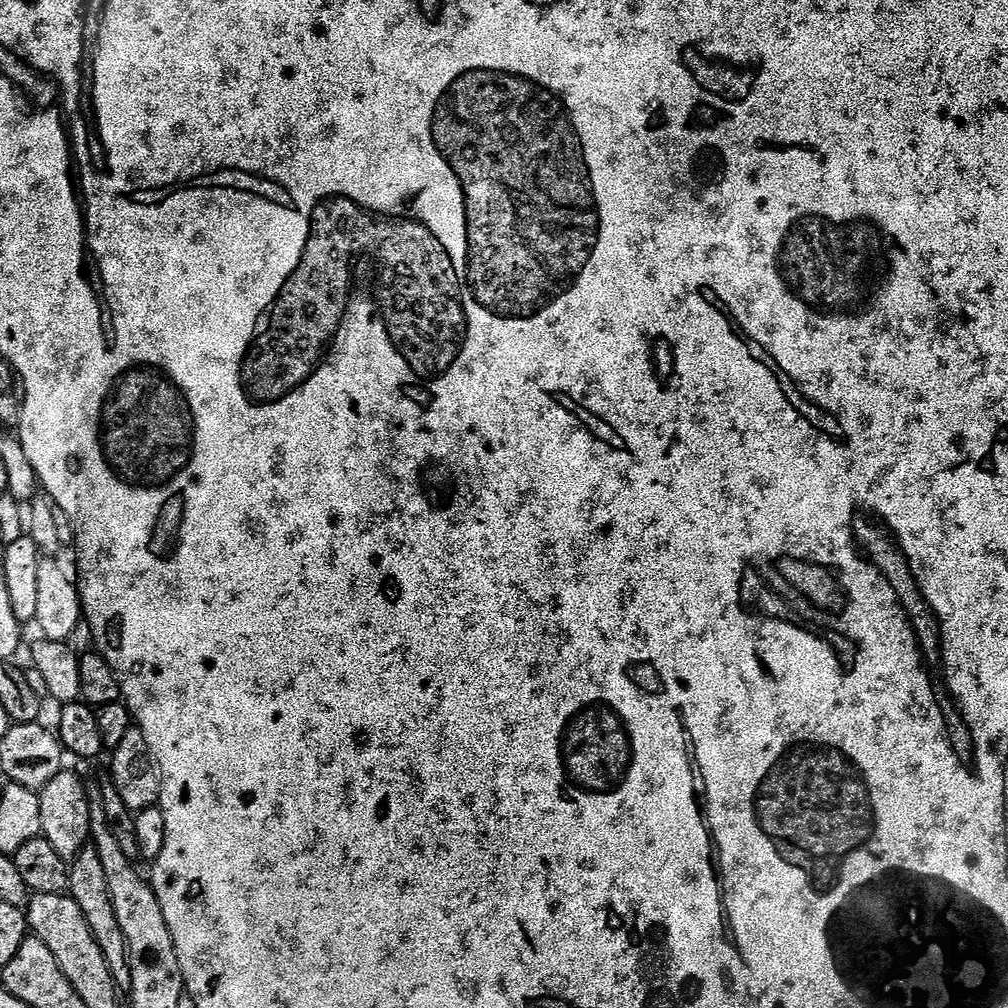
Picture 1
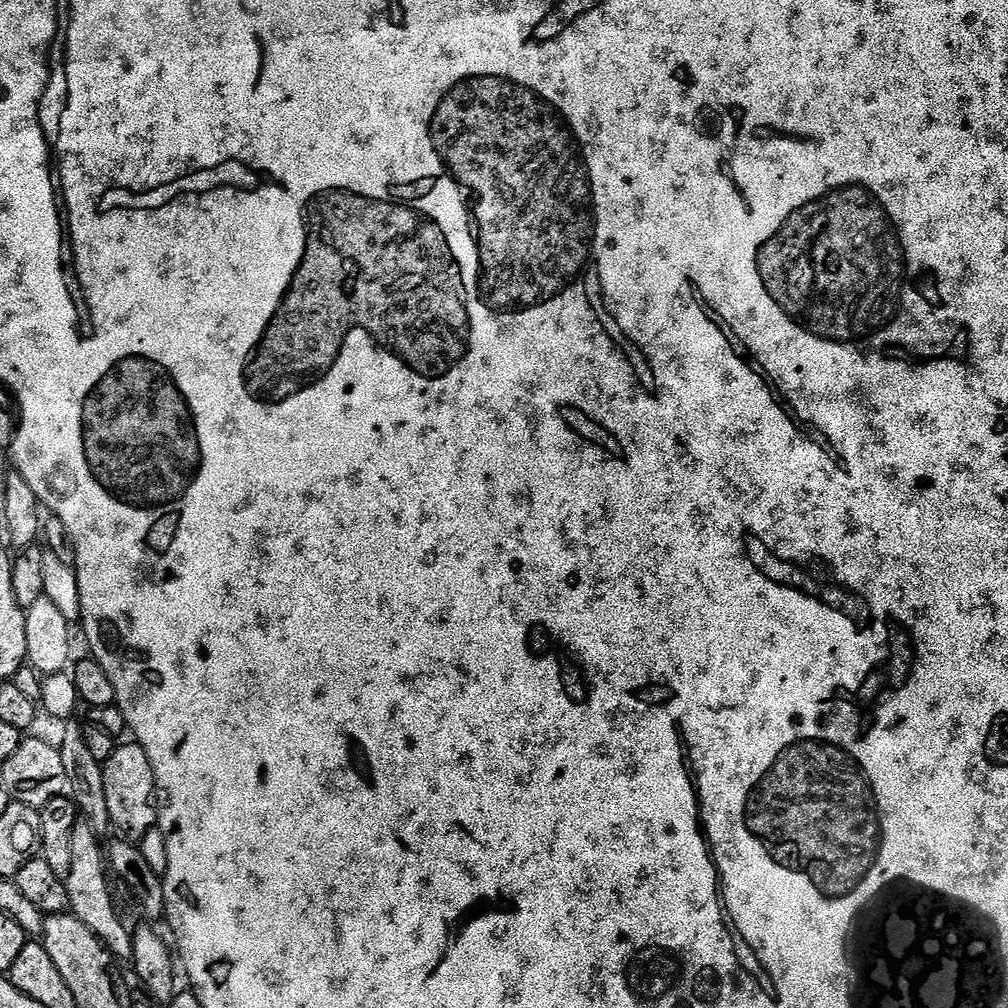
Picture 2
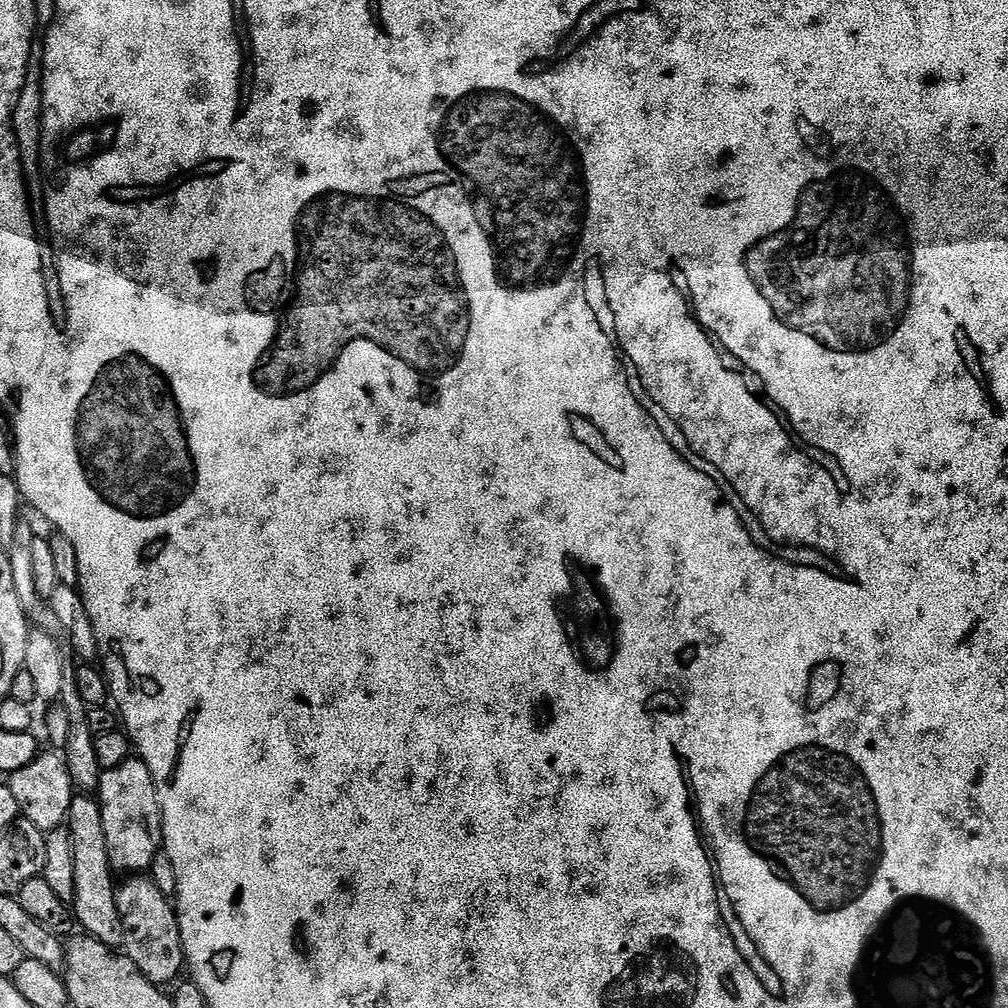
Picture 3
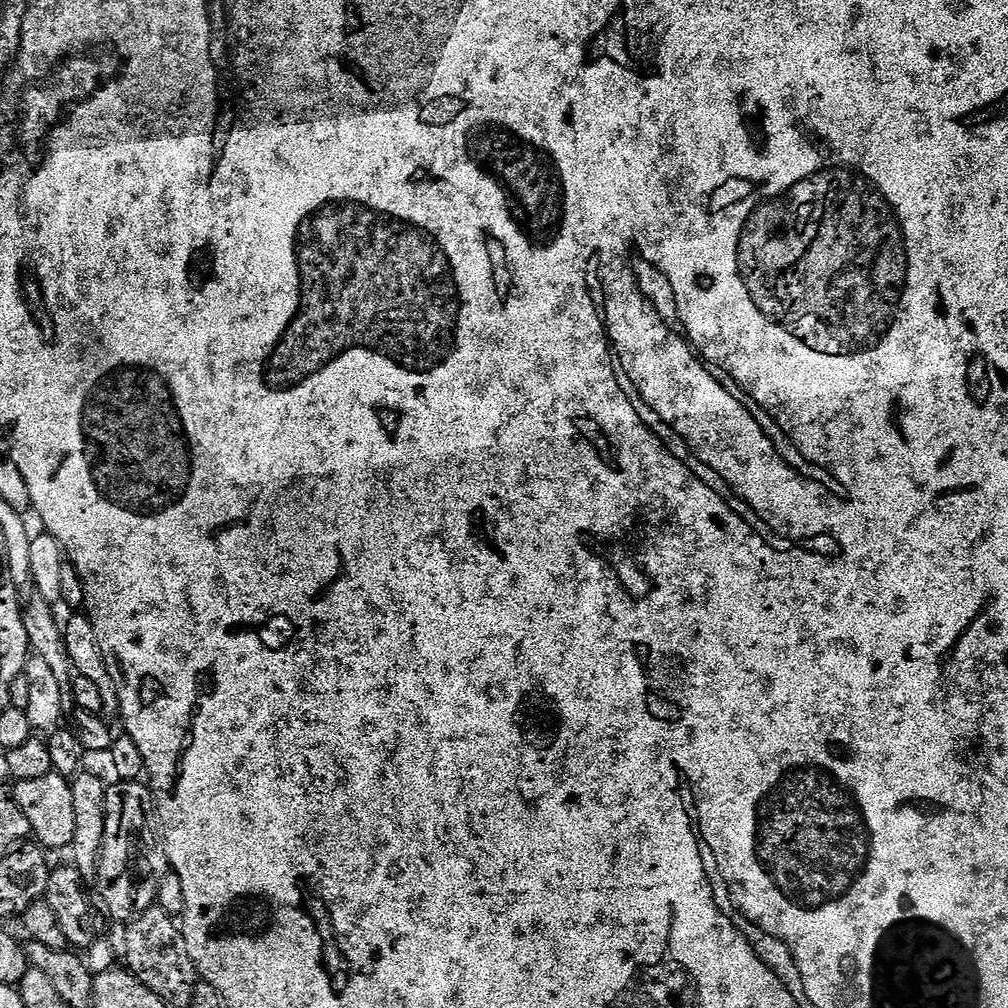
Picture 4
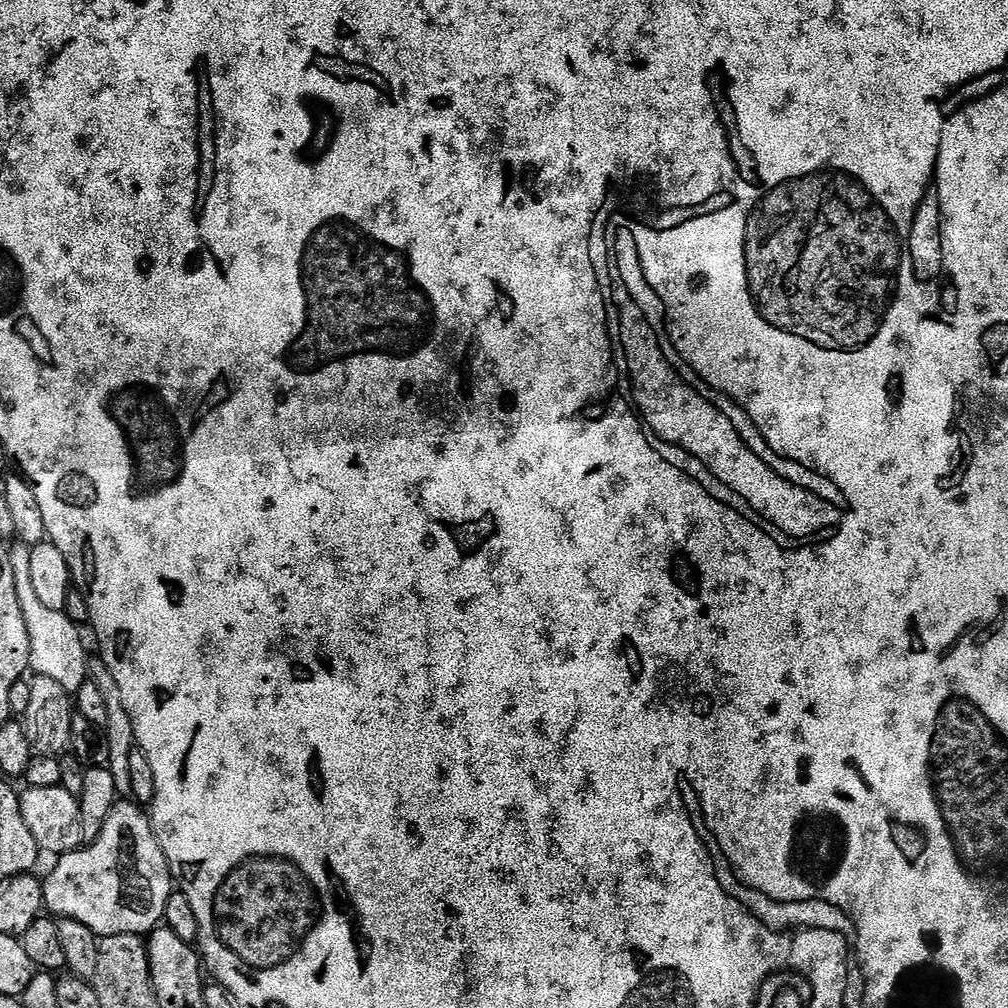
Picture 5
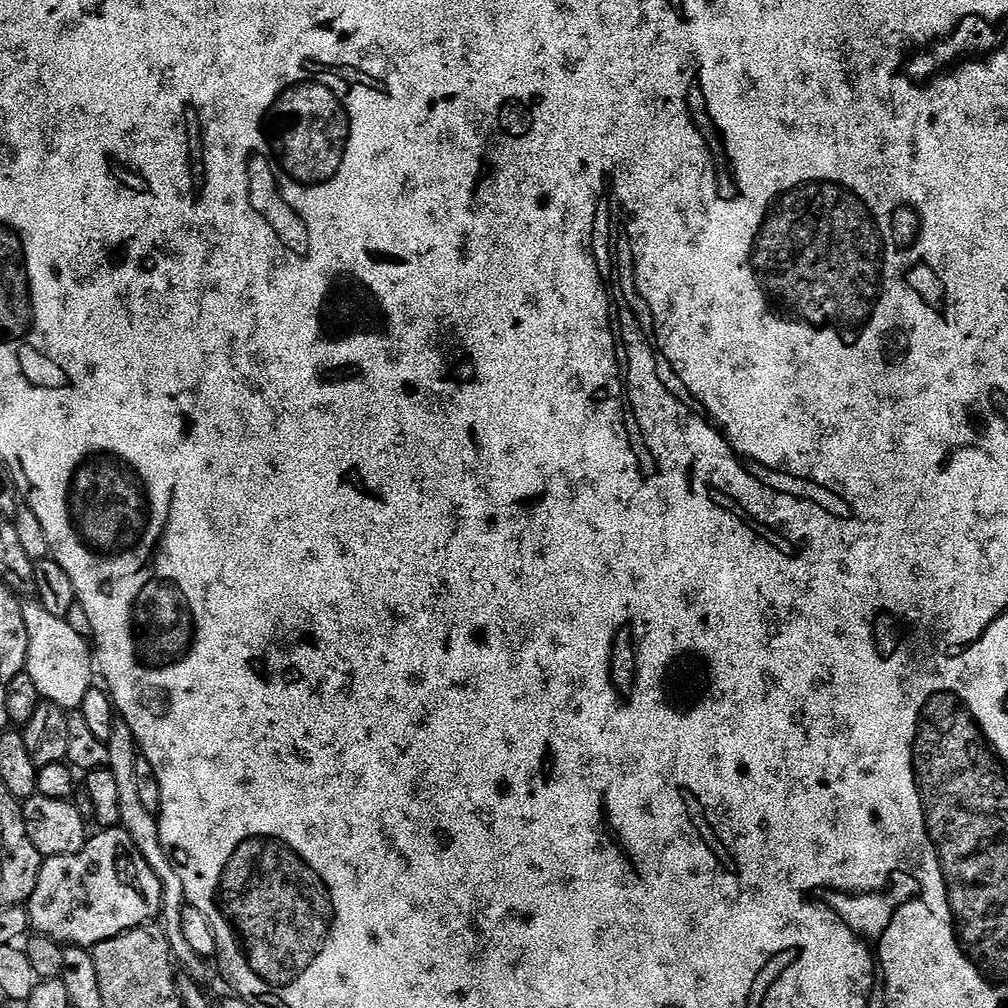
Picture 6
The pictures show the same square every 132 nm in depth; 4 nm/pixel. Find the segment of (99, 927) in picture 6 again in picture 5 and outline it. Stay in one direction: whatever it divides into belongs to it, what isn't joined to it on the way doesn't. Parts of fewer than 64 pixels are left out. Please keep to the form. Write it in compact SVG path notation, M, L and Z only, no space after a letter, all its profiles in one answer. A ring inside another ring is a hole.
M117 799L116 805L110 810L110 818L106 818L106 826L102 826L98 838L87 846L81 846L75 852L68 853L66 862L57 864L60 865L42 880L44 907L53 917L90 926L97 938L114 934L144 936L163 921L166 902L174 890L172 871L168 868L166 854L152 829L151 815L135 800Z

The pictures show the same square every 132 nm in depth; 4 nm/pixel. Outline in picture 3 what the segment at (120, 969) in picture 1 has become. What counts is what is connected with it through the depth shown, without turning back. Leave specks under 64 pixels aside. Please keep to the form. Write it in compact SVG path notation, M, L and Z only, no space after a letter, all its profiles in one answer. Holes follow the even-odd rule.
M88 794L73 795L66 826L70 830L70 842L74 846L74 894L70 908L74 913L75 923L77 920L87 935L93 936L107 948L119 949L122 945L122 918L118 918L118 884L114 879L110 854L106 850L106 829L102 827L99 799Z

